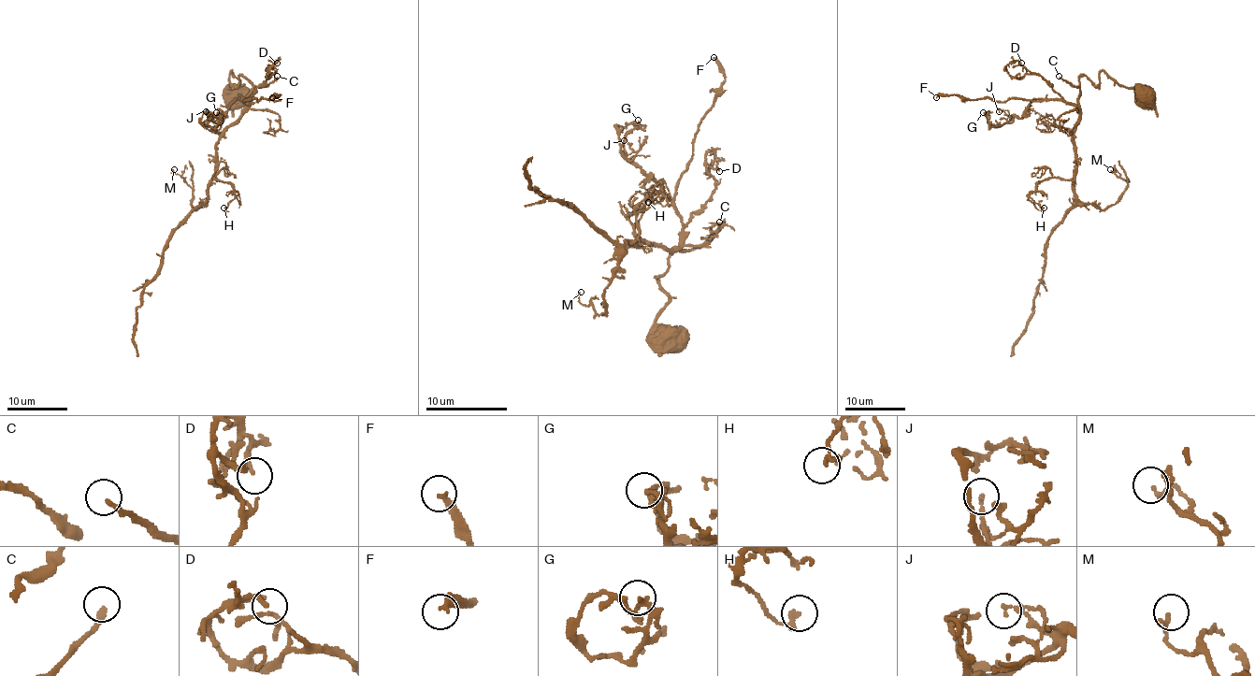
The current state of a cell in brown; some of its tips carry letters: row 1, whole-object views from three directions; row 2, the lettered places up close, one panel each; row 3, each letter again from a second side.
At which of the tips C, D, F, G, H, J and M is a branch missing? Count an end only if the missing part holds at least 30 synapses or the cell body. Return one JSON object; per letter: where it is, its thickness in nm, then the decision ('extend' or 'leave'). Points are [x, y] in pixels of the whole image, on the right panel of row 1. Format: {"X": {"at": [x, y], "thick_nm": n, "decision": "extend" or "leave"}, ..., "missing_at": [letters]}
{"C": {"at": [1059, 76], "thick_nm": 200, "decision": "leave"}, "D": {"at": [1021, 63], "thick_nm": 150, "decision": "leave"}, "F": {"at": [936, 97], "thick_nm": 320, "decision": "leave"}, "G": {"at": [983, 112], "thick_nm": 160, "decision": "leave"}, "H": {"at": [1044, 208], "thick_nm": 190, "decision": "leave"}, "J": {"at": [999, 111], "thick_nm": 130, "decision": "leave"}, "M": {"at": [1110, 169], "thick_nm": 150, "decision": "leave"}, "missing_at": []}

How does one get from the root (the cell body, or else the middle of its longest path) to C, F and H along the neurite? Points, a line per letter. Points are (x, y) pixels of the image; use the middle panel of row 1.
C: (664, 338), (656, 314), (669, 294), (656, 277), (666, 271), (676, 251), (699, 247), (719, 222)
F: (664, 338), (656, 314), (669, 294), (656, 277), (686, 251), (674, 185), (724, 79), (714, 57)
H: (664, 338), (656, 314), (669, 294), (656, 277), (686, 251), (636, 242), (636, 208), (662, 181), (648, 202)

